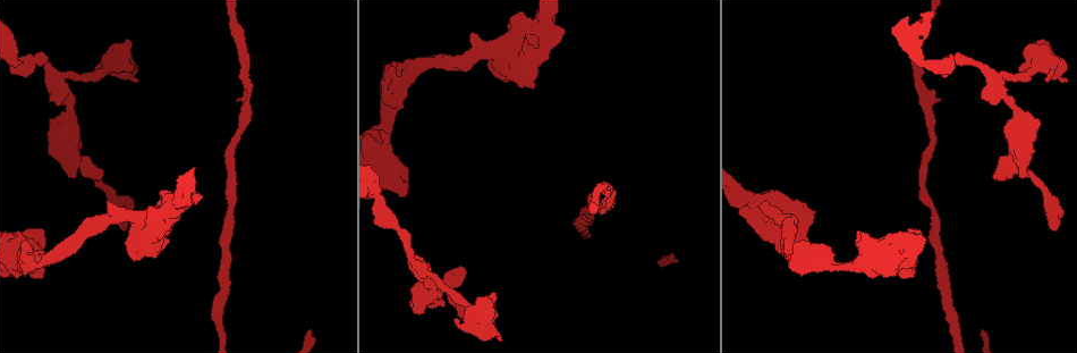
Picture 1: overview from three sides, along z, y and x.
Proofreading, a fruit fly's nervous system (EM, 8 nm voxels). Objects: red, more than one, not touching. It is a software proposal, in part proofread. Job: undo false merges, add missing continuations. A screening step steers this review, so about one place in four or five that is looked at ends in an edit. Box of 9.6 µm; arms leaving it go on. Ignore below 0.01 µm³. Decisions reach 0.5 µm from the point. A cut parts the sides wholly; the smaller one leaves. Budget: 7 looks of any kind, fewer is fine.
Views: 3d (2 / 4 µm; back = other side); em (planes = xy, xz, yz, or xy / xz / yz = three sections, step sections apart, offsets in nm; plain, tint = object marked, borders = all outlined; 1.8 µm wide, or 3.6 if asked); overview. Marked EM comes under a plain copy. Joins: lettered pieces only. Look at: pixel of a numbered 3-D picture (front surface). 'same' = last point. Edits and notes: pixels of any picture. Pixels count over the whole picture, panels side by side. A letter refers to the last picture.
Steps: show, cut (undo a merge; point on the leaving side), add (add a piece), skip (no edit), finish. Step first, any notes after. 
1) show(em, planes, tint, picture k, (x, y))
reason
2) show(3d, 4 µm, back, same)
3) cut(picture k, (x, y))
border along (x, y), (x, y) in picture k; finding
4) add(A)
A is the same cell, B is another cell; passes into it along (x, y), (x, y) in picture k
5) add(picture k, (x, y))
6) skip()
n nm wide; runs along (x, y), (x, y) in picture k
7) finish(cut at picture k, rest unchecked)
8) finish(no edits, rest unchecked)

show(em, planes, borders, picture 1, (816, 262))
abrupt turn

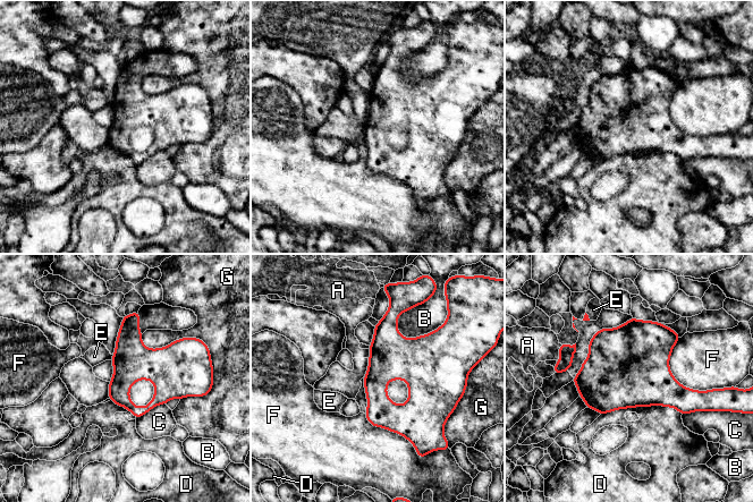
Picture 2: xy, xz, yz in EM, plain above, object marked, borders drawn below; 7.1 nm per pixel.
skip()
A, B, C, D, E, F and G are other cells; border along (112, 355), (110, 359) in picture 2; all the same neuron

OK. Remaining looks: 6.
show(3d, 4 µm, picture 1, (382, 165))
sharp bend

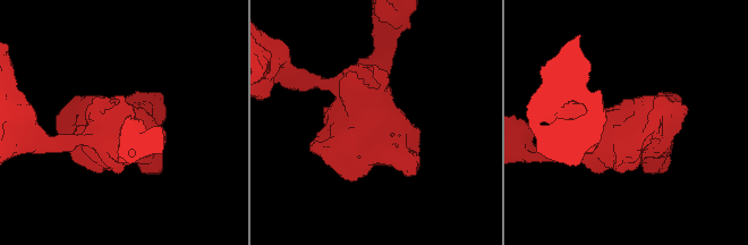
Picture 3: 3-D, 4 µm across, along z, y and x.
show(em, 3.6 µm, xz, step 4, tint, picture 3, (377, 129))

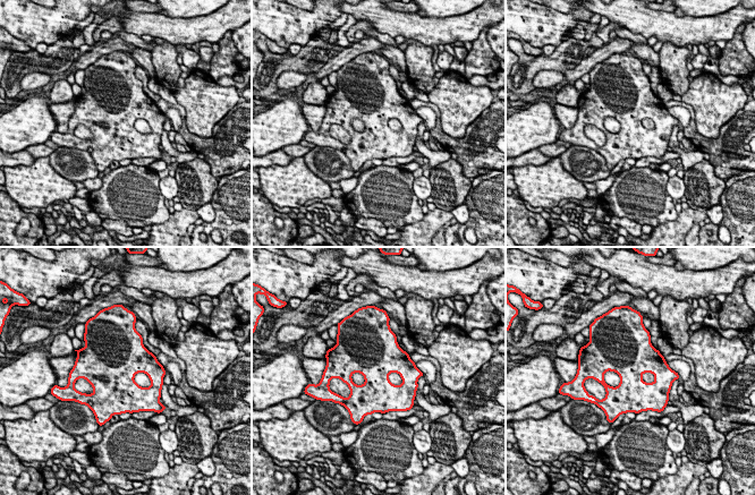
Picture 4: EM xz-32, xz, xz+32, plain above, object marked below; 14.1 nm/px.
show(em, 3.6 µm, planes, borders, same)

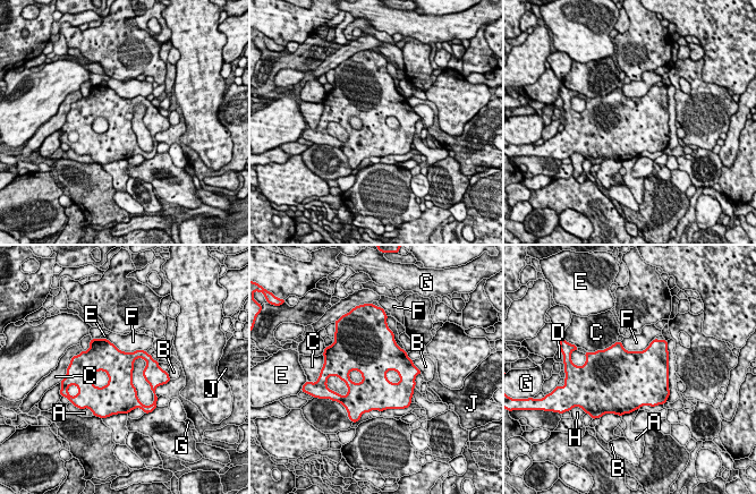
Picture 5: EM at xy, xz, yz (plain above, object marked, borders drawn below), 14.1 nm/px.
skip()
A, B, C, D, E, F, G, H and J are other cells; border along (105, 339), (125, 351), (145, 351) in picture 5; all the same neuron

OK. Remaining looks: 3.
show(em, 3.6 µm, yz, step 16, tint, picture 1, (523, 53))
sudden change in width

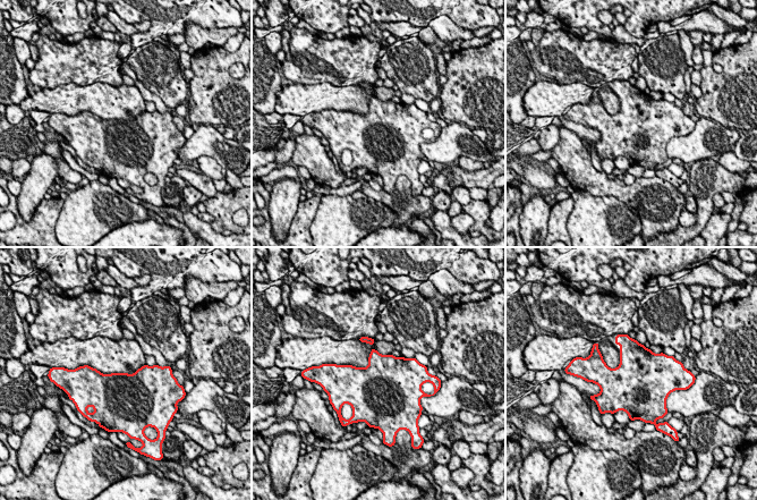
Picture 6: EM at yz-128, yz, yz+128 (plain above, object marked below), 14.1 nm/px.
show(em, 3.6 µm, planes, borders, same)

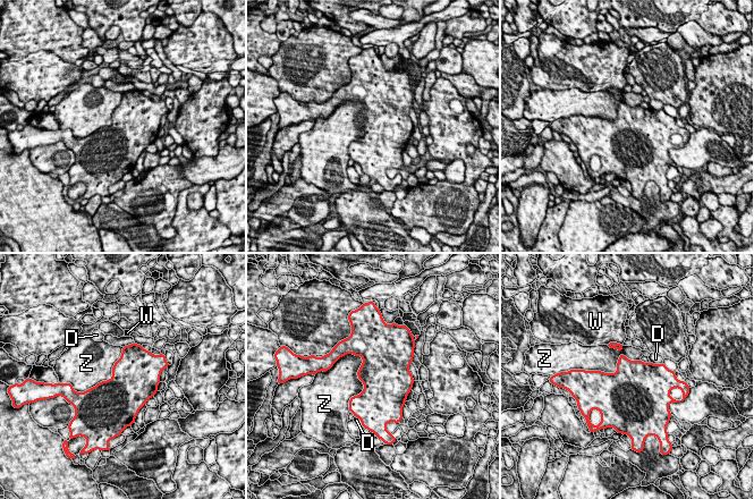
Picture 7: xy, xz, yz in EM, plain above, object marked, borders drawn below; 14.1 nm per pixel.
skip()
Z touches over 850 nm; D, W and Z are other cells; border along (353, 353), (363, 389), (349, 411) in picture 7; one neuron here

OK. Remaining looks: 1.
finish(no edits, rest unchecked)

